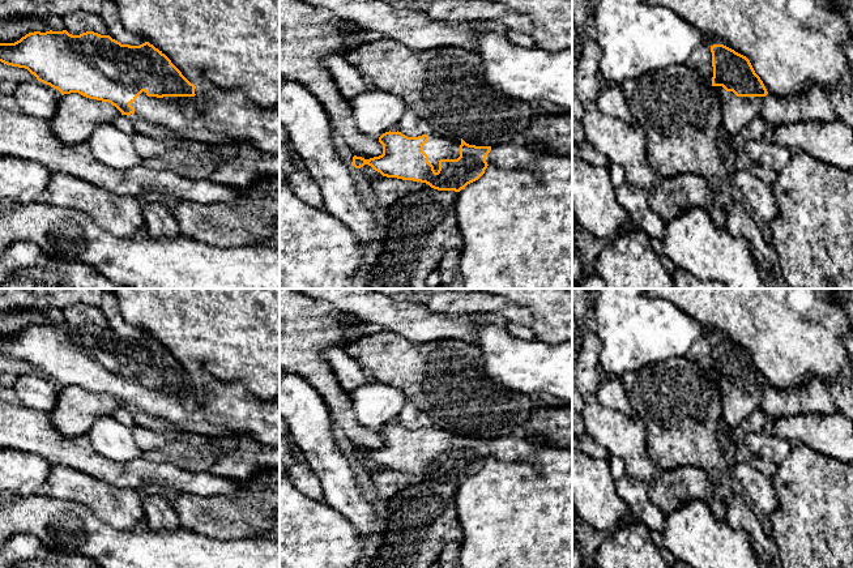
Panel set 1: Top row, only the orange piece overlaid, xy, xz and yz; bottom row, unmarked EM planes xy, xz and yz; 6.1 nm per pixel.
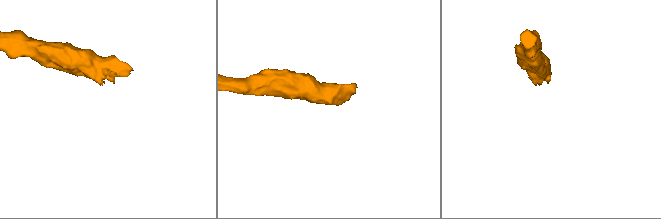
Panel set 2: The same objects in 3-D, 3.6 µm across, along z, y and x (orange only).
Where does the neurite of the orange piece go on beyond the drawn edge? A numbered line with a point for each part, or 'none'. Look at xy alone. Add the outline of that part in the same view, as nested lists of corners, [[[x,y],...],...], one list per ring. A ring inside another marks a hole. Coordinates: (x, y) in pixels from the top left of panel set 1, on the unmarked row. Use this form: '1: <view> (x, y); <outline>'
1: xy (230, 406); [[[204,376],[206,387],[206,400],[204,403],[197,401],[197,390],[195,389],[148,389],[142,384],[131,398],[135,401],[135,407],[141,413],[155,419],[169,422],[176,426],[182,432],[195,432],[204,435],[223,435],[226,431],[236,432],[240,436],[247,435],[260,443],[280,448],[280,398],[273,401],[261,401],[256,398],[244,384],[239,381],[221,383],[212,376]]]

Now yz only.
1: yz (736, 405); [[[712,379],[715,387],[715,401],[720,403],[720,415],[728,428],[737,428],[760,406],[764,389],[737,389],[722,379]]]

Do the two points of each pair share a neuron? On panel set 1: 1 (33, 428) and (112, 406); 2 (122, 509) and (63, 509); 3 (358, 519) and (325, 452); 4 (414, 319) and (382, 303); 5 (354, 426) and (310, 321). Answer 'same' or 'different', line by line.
1: different
2: different
3: same
4: same
5: same

